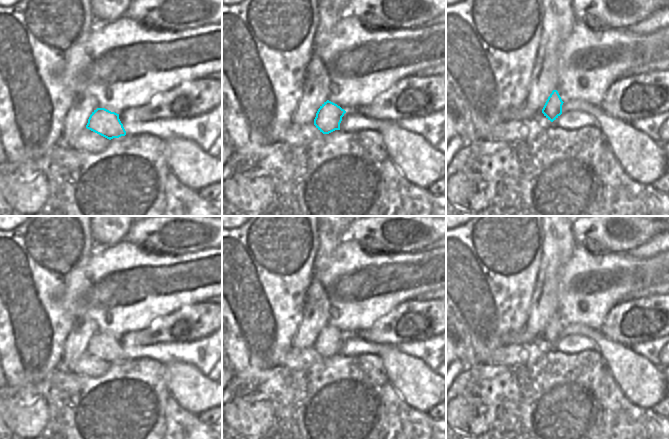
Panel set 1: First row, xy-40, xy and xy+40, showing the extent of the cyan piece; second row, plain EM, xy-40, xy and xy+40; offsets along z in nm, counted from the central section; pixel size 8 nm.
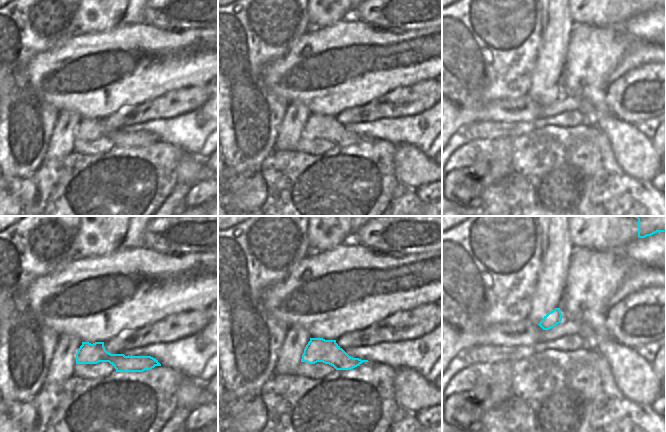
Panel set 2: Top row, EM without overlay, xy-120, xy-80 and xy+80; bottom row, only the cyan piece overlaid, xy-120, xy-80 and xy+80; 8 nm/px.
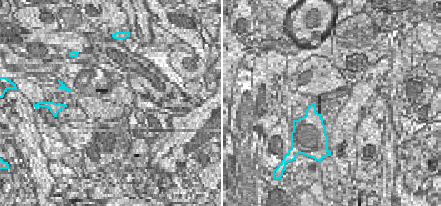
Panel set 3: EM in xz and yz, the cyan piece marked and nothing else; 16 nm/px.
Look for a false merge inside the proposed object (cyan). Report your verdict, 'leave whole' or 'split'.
leave whole

